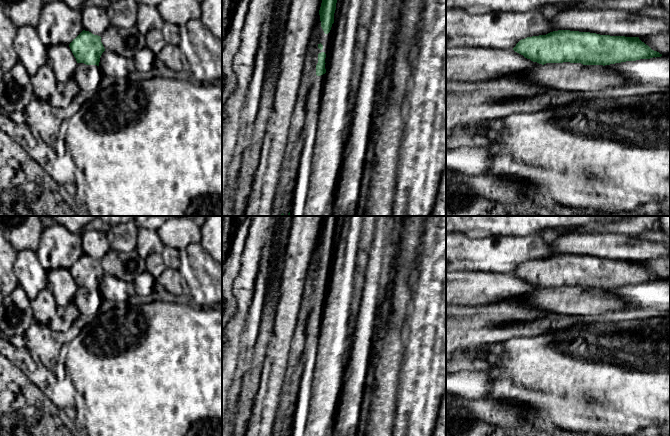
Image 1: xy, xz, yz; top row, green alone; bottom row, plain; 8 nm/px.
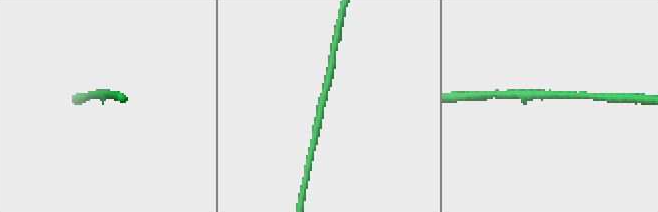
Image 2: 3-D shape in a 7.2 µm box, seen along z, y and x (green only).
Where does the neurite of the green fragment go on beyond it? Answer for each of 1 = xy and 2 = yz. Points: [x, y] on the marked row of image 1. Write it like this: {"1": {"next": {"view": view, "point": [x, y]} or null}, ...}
{"1": {"next": null}, "2": {"next": null}}

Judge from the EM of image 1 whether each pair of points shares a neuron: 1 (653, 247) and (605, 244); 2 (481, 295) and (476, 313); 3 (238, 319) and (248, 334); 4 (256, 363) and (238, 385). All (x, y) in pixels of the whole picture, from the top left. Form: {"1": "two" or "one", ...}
{"1": "one", "2": "two", "3": "two", "4": "two"}

